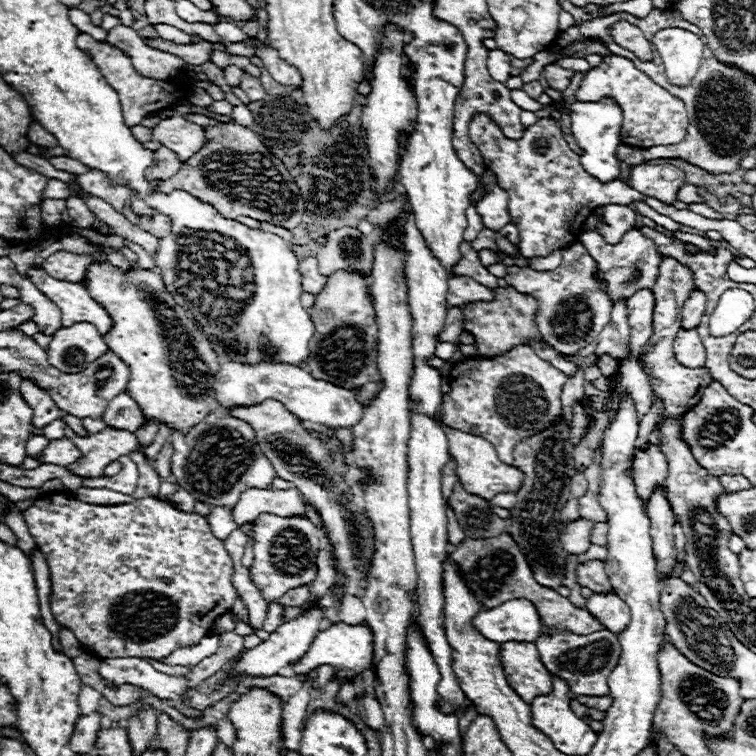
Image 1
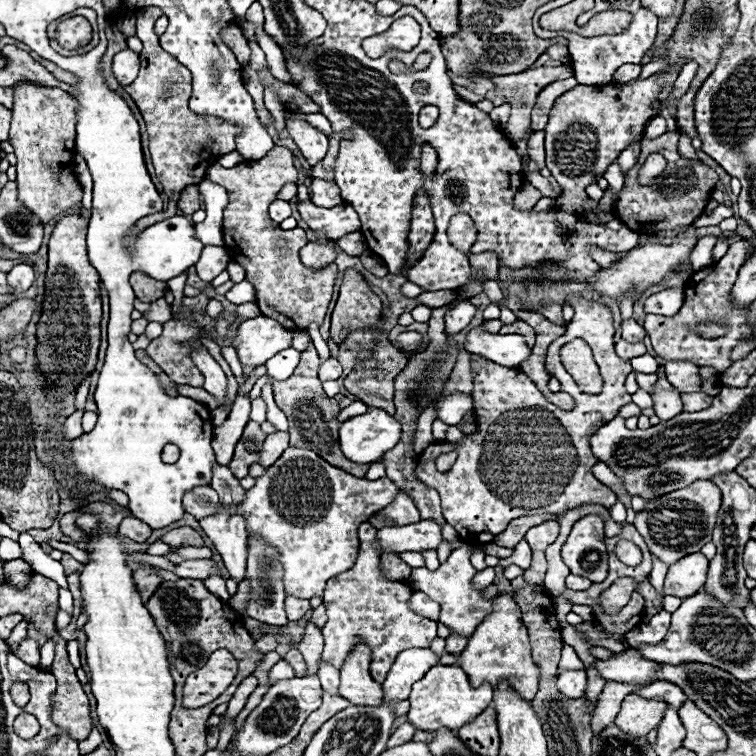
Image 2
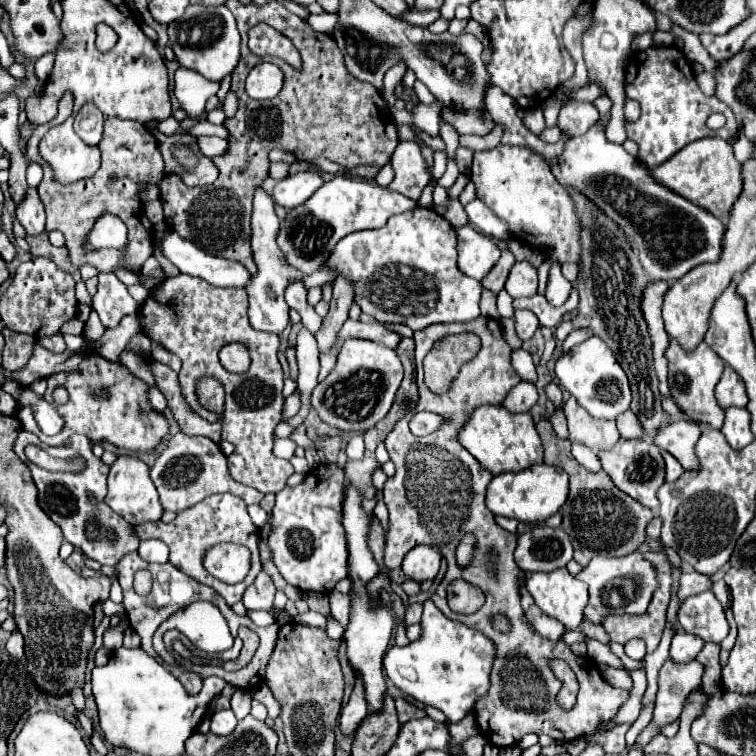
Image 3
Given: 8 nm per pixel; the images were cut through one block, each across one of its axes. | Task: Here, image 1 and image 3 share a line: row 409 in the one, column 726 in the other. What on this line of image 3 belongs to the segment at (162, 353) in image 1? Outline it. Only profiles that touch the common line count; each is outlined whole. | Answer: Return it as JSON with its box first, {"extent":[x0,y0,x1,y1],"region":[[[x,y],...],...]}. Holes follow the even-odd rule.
{"extent":[652,136,744,218],"region":[[[712,136],[704,140],[696,140],[696,144],[688,144],[684,152],[676,152],[668,164],[662,164],[660,168],[654,168],[652,174],[660,184],[672,188],[672,192],[692,200],[694,204],[706,208],[718,218],[728,218],[732,212],[732,206],[742,194],[744,178],[742,178],[742,164],[734,158],[732,144]]]}

